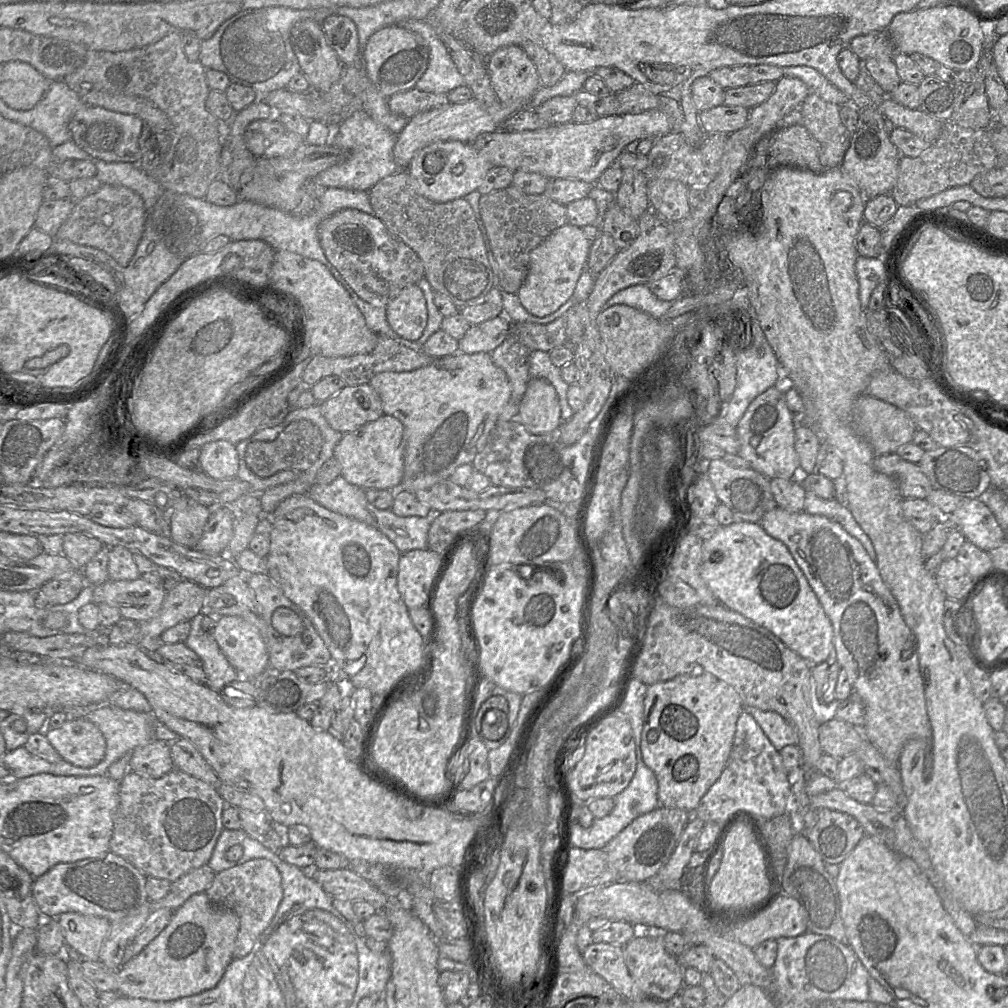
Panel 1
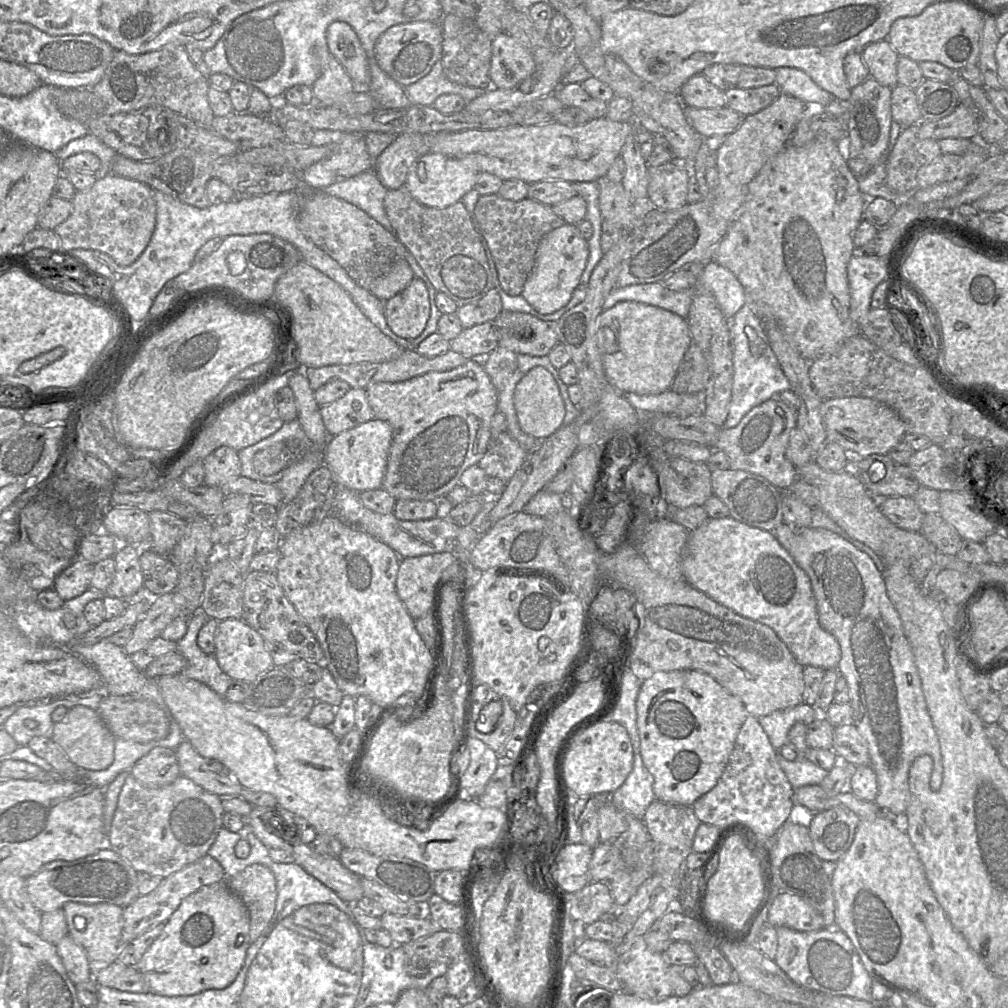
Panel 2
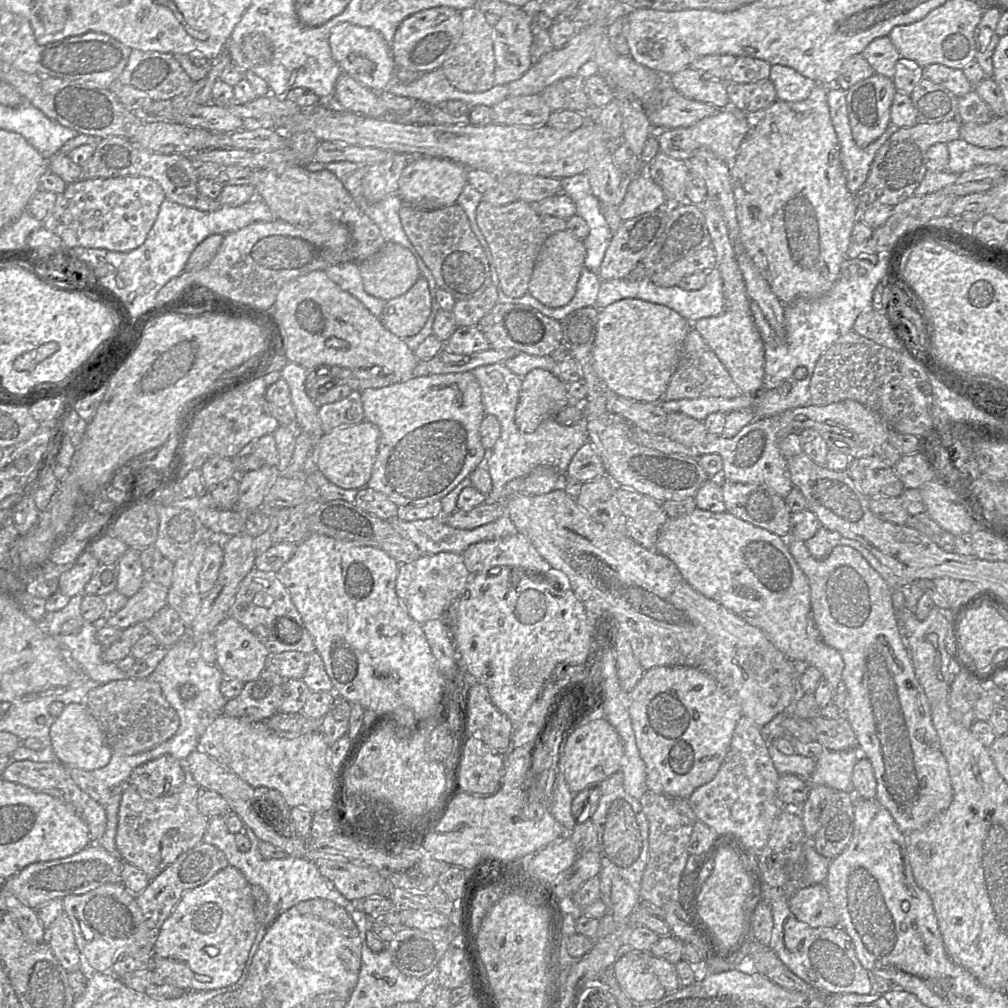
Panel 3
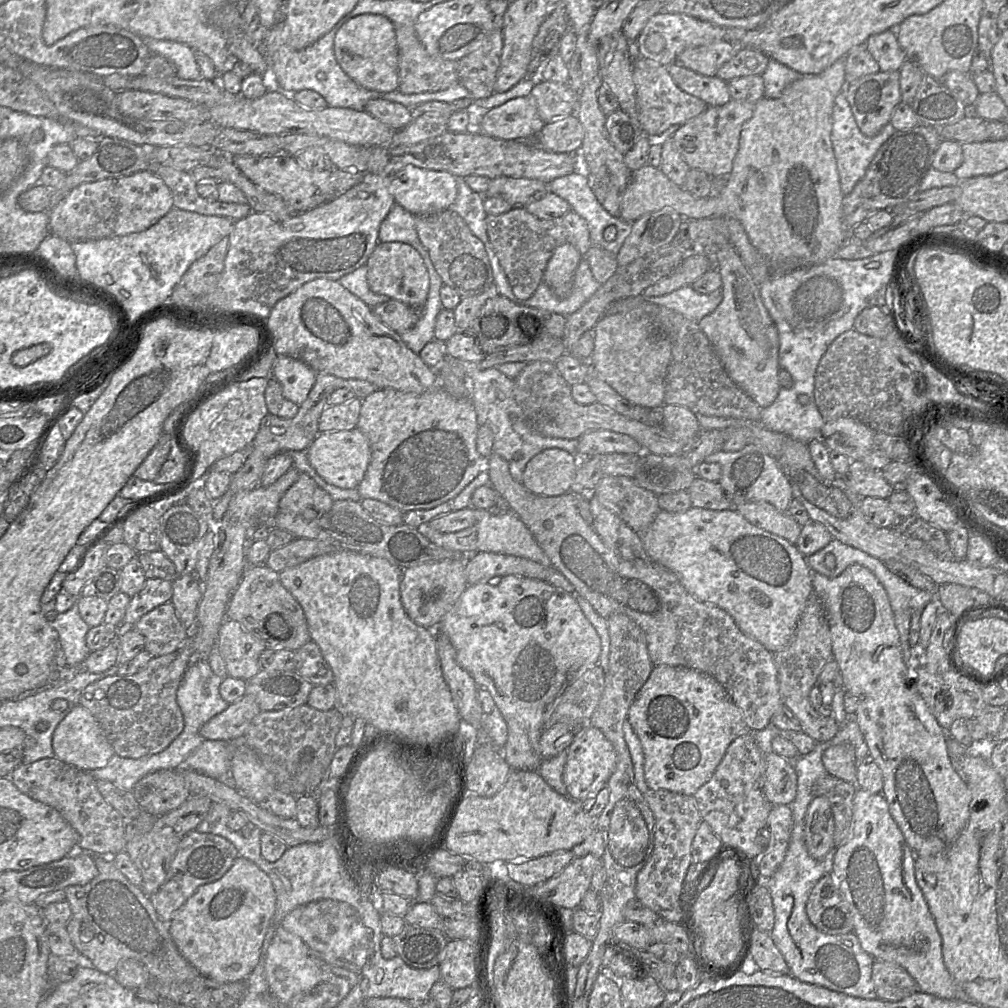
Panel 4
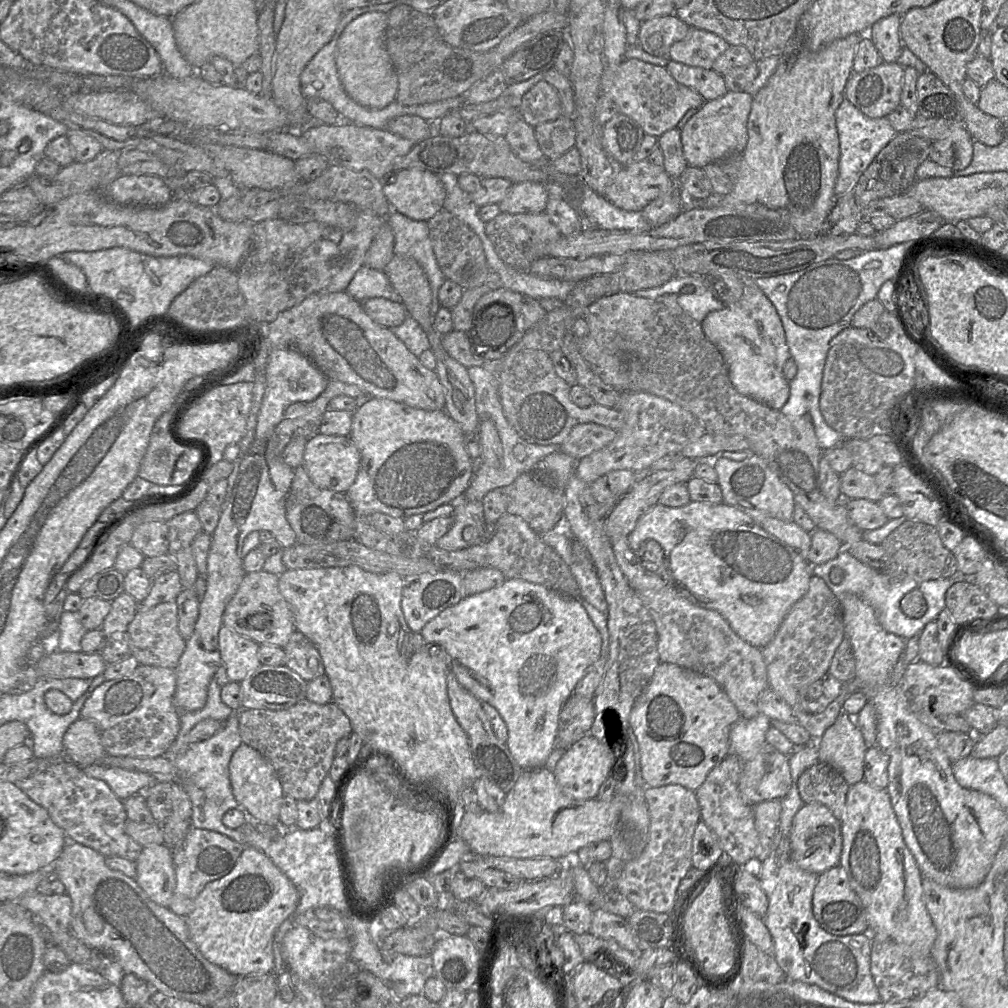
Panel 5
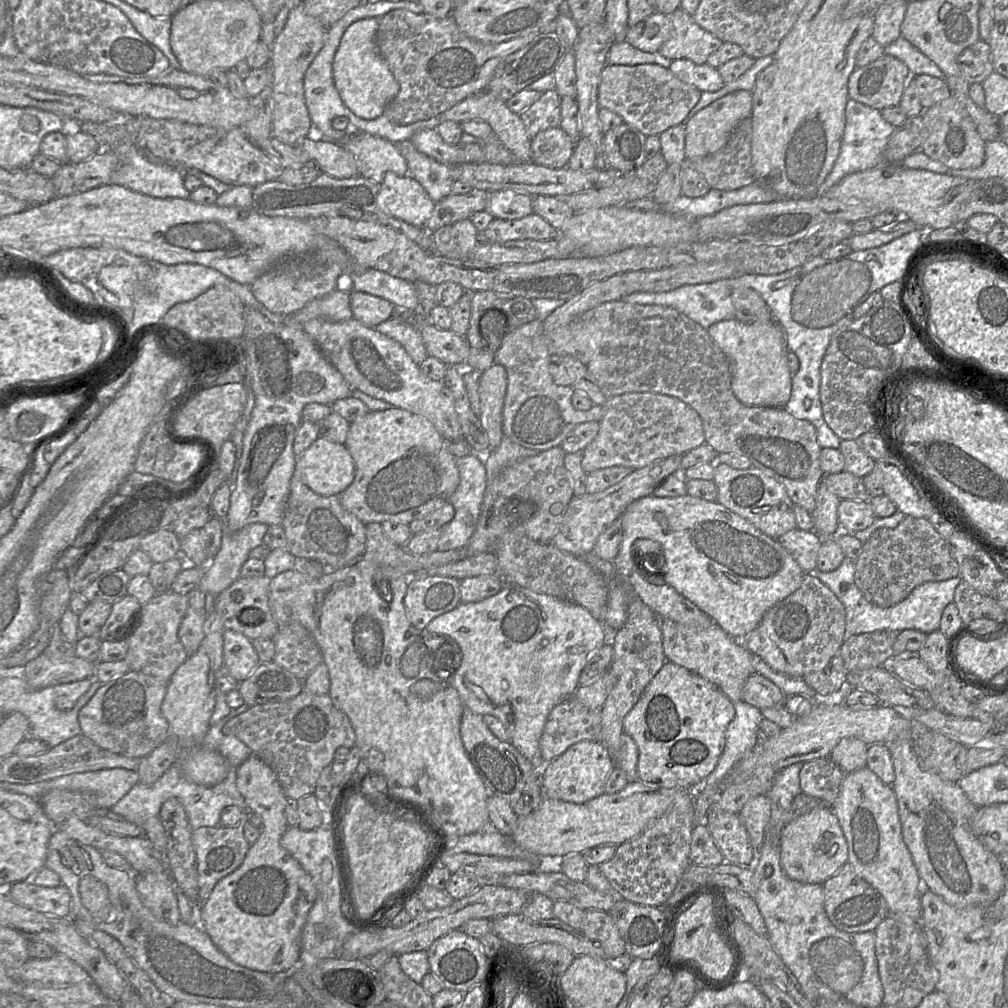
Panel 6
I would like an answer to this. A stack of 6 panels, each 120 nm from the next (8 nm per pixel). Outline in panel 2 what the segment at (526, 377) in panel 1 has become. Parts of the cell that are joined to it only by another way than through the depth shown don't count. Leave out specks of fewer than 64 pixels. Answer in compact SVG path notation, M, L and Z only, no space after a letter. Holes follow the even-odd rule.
M497 346L489 355L487 355L484 359L481 360L483 362L485 372L490 377L490 380L497 391L497 409L506 417L506 431L510 434L512 438L517 440L519 444L522 446L522 448L526 450L528 453L534 453L535 451L539 450L543 444L544 439L531 437L521 430L514 406L514 392L518 382L532 368L537 366L544 367L554 377L558 385L563 402L565 404L564 424L569 424L573 422L578 416L579 408L576 405L574 405L570 400L568 394L568 386L563 383L559 376L558 370L551 364L549 357L547 355L542 357L536 357L527 354L517 355L516 353L504 347Z

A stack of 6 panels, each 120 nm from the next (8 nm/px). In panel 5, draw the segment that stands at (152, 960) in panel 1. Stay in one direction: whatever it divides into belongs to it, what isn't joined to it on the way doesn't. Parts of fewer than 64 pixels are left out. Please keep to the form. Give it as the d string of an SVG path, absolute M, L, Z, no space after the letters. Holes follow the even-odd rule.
M247 846L231 872L204 887L196 898L192 911L184 918L191 939L208 961L237 977L267 974L275 968L275 931L295 911L298 902L298 890L289 878L262 851Z

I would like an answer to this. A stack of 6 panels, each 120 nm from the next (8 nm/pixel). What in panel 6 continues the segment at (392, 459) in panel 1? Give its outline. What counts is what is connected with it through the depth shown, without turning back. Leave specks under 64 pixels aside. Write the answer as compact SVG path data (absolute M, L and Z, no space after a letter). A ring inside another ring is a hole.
M319 436L297 456L294 475L319 495L340 495L354 480L355 464L345 444Z

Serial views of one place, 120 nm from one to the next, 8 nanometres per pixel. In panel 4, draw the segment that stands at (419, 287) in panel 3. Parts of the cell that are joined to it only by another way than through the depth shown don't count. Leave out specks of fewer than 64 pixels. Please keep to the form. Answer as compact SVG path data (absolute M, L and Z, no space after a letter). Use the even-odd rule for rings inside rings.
M395 299L371 308L386 326L399 335L414 327L421 316L421 308L409 306Z

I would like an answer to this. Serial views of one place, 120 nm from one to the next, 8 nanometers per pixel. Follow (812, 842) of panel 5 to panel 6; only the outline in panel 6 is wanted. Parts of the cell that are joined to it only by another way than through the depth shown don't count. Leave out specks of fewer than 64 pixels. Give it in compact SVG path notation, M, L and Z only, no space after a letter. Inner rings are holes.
M820 807L790 822L780 837L780 865L792 880L823 884L848 860L848 845L831 807Z

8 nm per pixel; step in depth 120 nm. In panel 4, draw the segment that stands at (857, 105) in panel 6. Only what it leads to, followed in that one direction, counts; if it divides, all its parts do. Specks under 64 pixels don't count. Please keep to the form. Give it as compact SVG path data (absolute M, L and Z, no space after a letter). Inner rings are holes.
M845 91L840 92L836 96L833 108L833 127L831 140L834 149L834 156L837 161L841 190L844 195L848 195L852 192L855 185L864 177L879 148L895 132L896 129L894 126L891 123L888 123L877 135L873 137L865 136L855 121L850 104L846 98Z

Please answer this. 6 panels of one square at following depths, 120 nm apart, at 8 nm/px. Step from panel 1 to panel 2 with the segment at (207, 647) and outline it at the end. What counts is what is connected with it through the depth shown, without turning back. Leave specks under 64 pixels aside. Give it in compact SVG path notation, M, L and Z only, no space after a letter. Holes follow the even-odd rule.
M200 610L187 617L187 632L177 642L177 652L187 660L187 665L179 674L204 683L225 697L233 679L222 671L215 655L205 654L197 644L198 633L207 619Z

